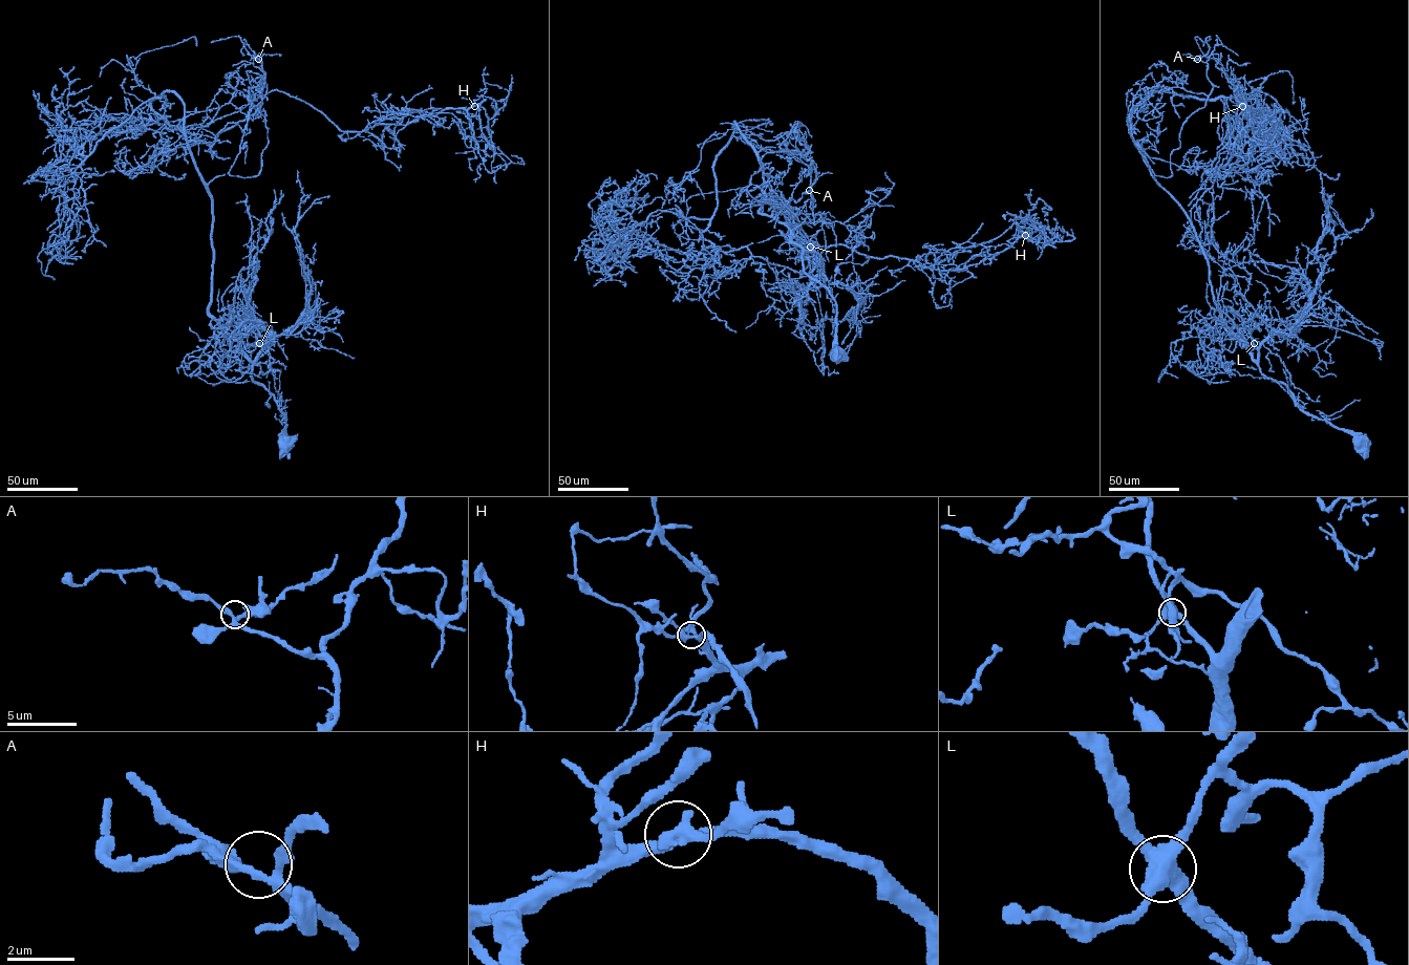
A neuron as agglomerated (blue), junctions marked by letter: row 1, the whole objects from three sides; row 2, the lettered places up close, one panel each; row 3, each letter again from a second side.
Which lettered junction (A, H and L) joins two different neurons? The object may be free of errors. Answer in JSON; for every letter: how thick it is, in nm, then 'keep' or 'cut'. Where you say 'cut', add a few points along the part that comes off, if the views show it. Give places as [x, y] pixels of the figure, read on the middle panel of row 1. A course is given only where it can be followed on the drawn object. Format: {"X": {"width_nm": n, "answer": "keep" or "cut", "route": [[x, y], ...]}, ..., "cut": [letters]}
{"A": {"width_nm": 240, "answer": "keep"}, "H": {"width_nm": 320, "answer": "keep"}, "L": {"width_nm": 550, "answer": "keep"}, "cut": []}

